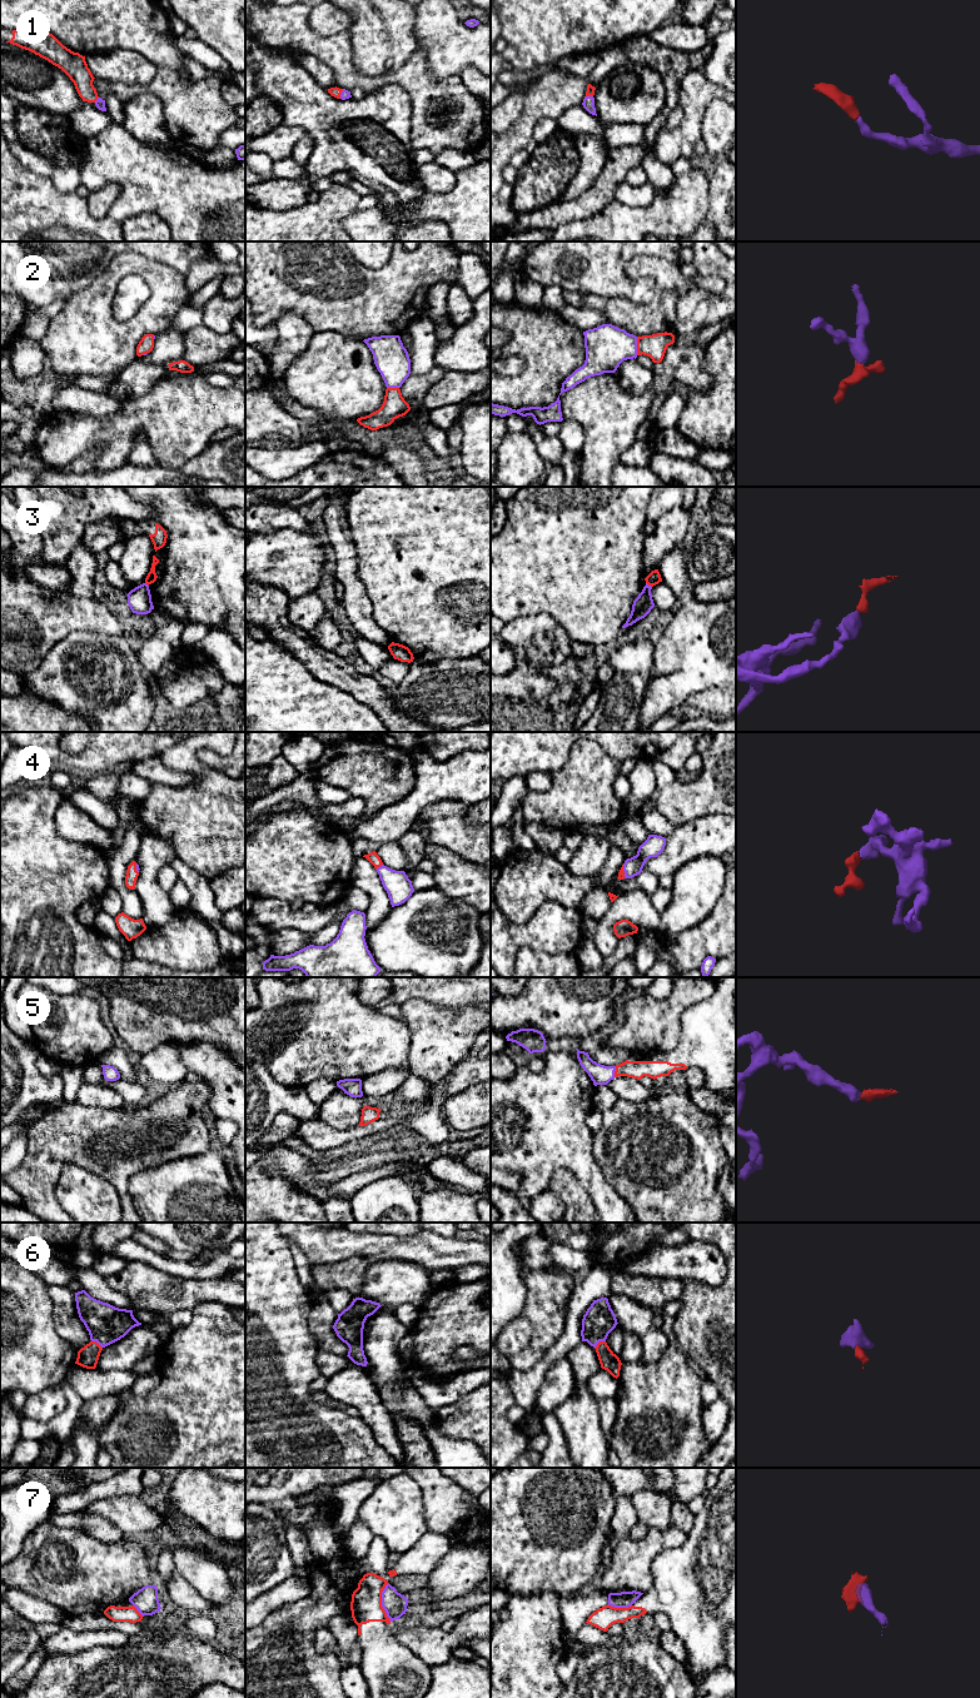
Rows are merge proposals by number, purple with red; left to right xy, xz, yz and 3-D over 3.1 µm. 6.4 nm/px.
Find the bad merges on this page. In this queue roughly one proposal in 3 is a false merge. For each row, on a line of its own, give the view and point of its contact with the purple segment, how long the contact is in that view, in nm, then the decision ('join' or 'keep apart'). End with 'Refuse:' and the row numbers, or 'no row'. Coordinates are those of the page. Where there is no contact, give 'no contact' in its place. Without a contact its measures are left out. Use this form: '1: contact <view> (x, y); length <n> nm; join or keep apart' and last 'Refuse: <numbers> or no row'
1: contact yz (588, 96); length 60 nm; join
2: contact yz (636, 345); length 120 nm; join
3: contact yz (647, 584); length 50 nm; keep apart
4: contact xz (378, 867); length 60 nm; join
5: contact yz (615, 1070); length 70 nm; join
6: contact yz (598, 1342); length 90 nm; join
7: contact xz (382, 1602); length 240 nm; keep apart
Refuse: 3, 7

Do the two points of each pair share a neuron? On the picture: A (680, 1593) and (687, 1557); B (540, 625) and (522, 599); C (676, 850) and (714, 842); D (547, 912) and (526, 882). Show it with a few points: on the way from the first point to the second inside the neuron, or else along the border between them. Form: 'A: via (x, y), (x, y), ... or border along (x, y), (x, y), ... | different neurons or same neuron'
A: via (687, 1584), (687, 1565) | same neuron
B: border along (505, 622), (548, 613), (561, 626) | different neurons
C: via (685, 843), (705, 842) | same neuron
D: border along (571, 907), (556, 901), (545, 901), (521, 924) | different neurons

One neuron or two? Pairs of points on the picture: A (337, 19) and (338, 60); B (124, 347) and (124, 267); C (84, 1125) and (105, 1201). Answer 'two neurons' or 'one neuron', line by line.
A: two neurons
B: one neuron
C: two neurons

